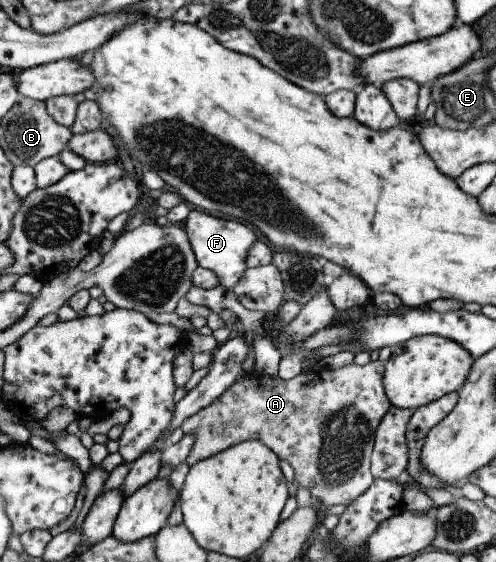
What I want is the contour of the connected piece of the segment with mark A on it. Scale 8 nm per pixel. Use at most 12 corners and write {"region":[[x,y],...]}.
{"region":[[384,362],[256,372],[180,424],[258,440],[321,509],[371,484]]}

